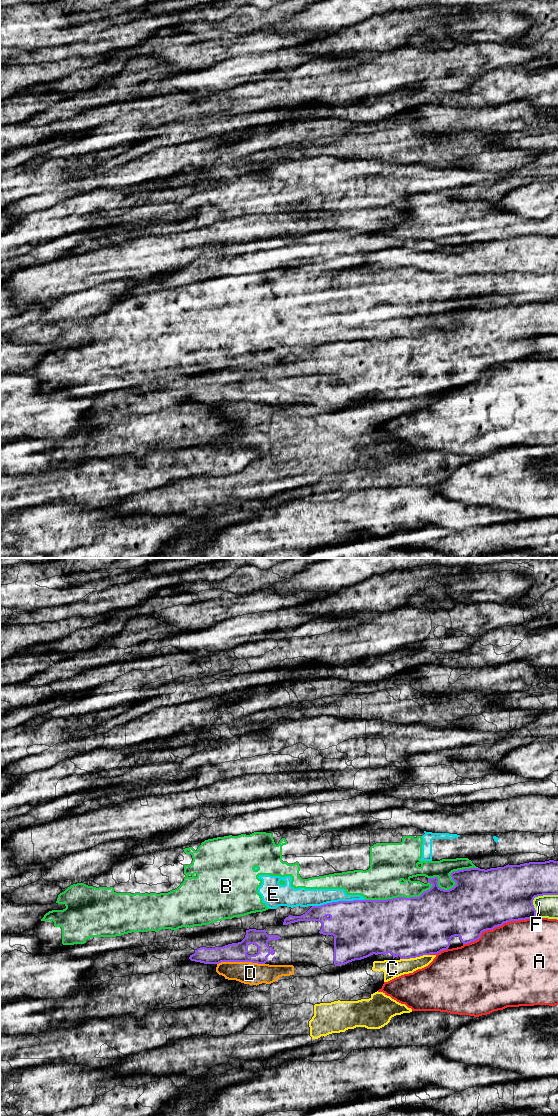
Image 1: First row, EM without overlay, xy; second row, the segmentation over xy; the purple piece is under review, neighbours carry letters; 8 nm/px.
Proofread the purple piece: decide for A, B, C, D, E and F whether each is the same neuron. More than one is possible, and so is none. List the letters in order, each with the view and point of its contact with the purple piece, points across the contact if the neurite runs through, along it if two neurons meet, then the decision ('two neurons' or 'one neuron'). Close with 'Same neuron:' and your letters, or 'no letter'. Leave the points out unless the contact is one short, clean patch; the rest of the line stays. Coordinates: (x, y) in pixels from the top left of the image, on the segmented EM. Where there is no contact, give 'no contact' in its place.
A: contact xy (499, 925); two neurons
B: contact xy (455, 882); two neurons
C: contact xy (414, 957); border xy (429, 954), (400, 959); two neurons
D: contact xy (240, 961); two neurons
E: contact xy (338, 901); two neurons
F: contact xy (536, 896); two neurons
Same neuron: no letter

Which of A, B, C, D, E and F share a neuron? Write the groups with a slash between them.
A / B E / C D / F

